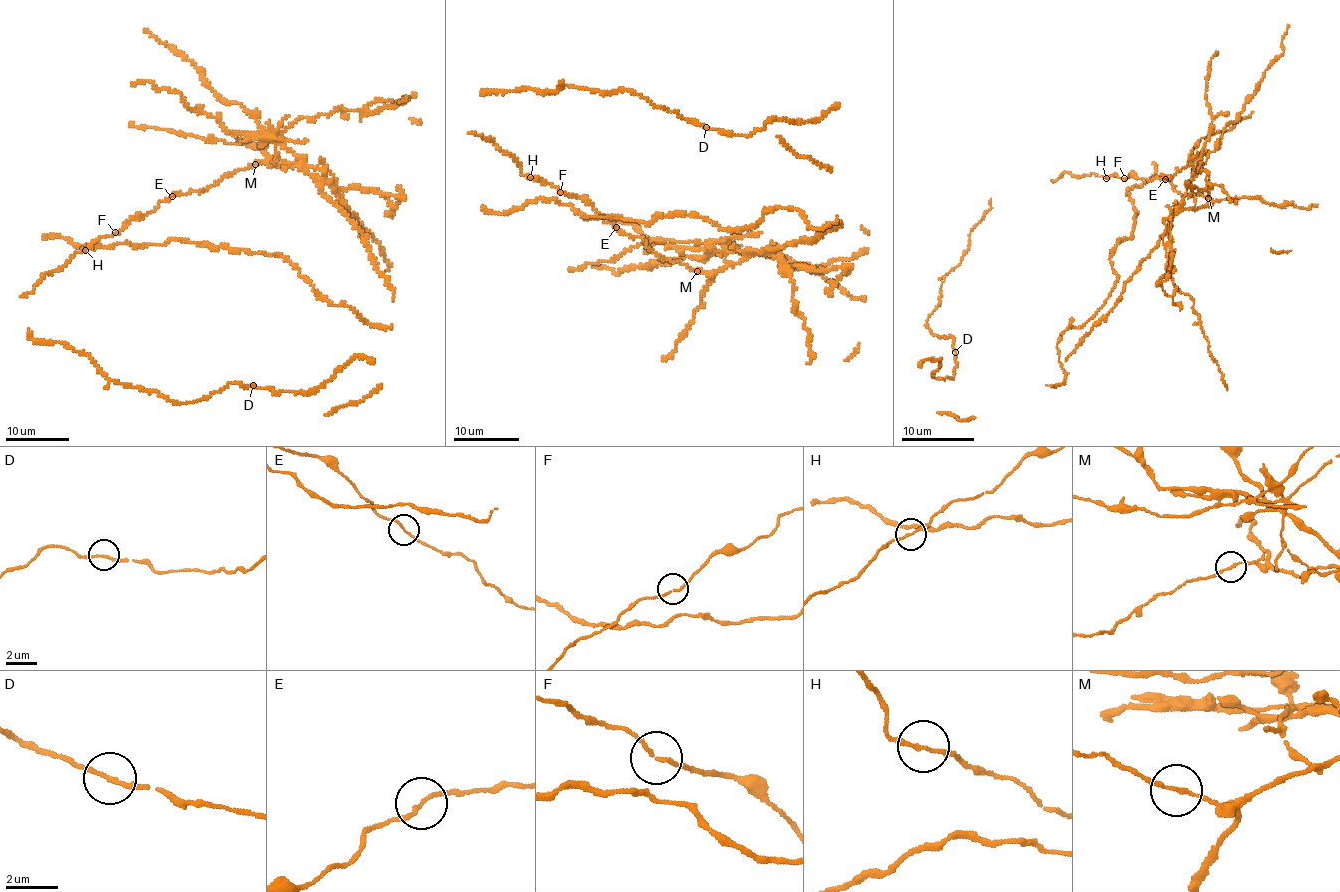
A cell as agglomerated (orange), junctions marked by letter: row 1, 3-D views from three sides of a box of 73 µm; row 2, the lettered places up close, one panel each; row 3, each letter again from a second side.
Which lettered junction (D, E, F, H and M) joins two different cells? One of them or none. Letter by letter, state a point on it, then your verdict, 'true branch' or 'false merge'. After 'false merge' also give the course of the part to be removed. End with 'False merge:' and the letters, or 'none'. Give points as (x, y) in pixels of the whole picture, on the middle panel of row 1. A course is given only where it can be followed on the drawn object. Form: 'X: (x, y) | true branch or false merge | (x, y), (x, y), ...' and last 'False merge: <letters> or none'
D: (706, 127) | true branch
E: (616, 227) | true branch
F: (560, 192) | true branch
H: (530, 177) | true branch
M: (697, 271) | false merge
False merge: M

